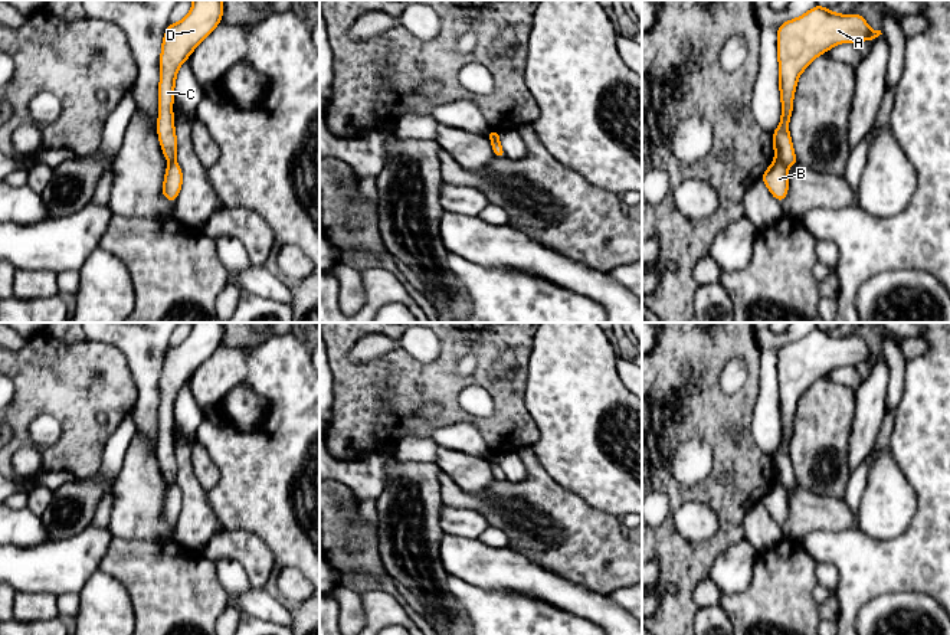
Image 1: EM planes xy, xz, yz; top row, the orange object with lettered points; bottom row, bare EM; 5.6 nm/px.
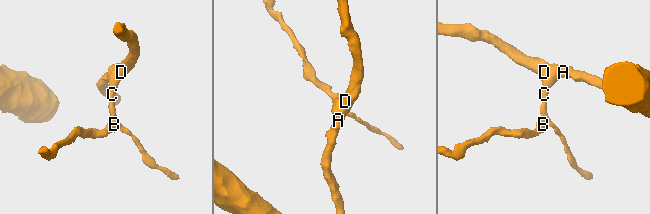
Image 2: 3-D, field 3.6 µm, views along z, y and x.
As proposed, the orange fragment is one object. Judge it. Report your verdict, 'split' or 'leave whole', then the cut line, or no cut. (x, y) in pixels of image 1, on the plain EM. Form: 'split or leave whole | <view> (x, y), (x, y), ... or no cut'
split | yz (776, 480), (785, 488)

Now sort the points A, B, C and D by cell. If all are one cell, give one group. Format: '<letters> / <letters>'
A C D / B

